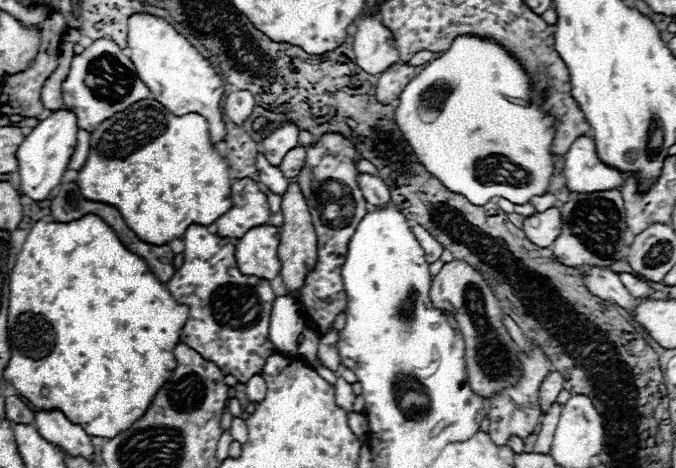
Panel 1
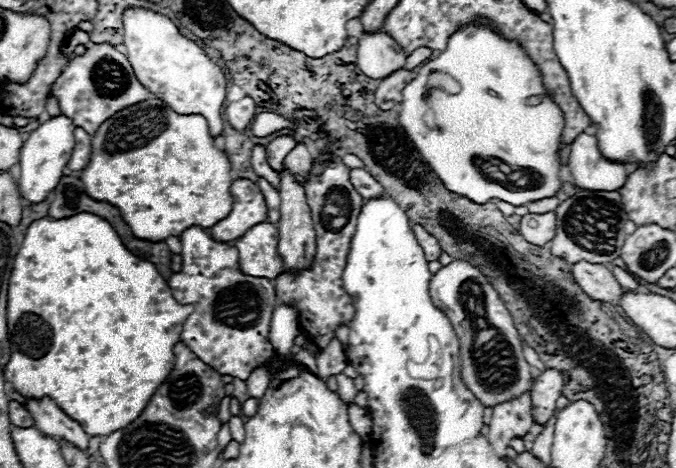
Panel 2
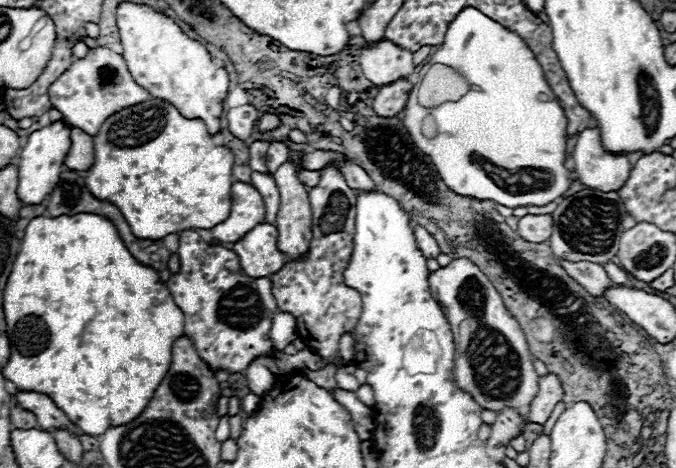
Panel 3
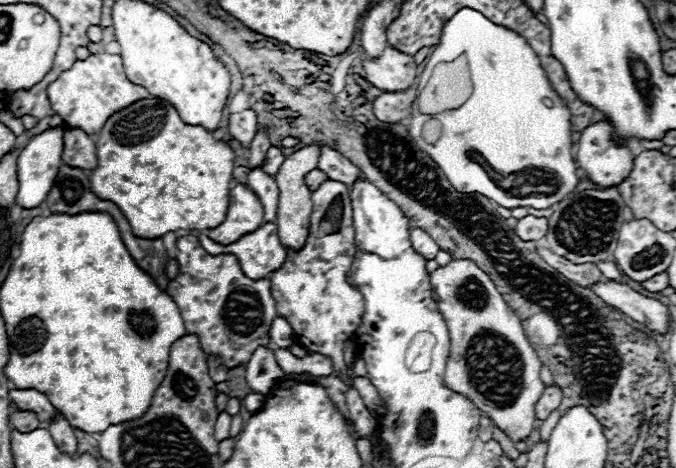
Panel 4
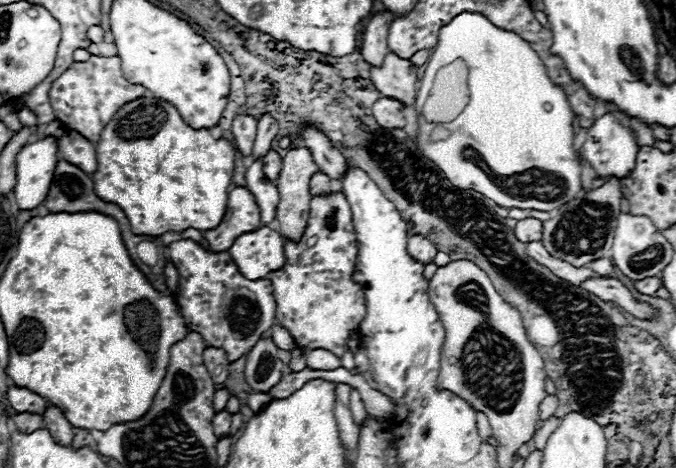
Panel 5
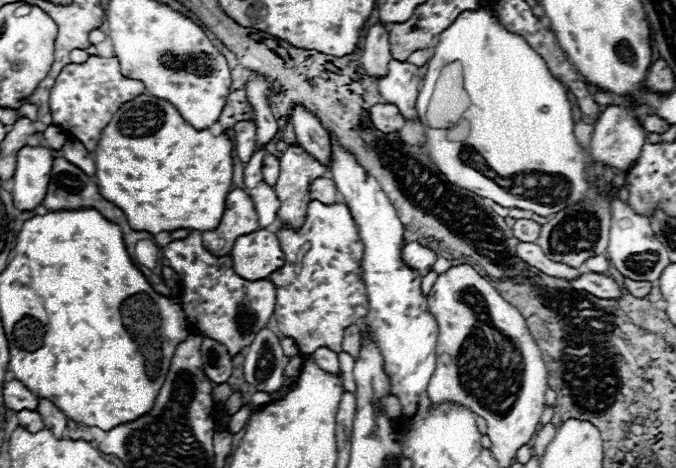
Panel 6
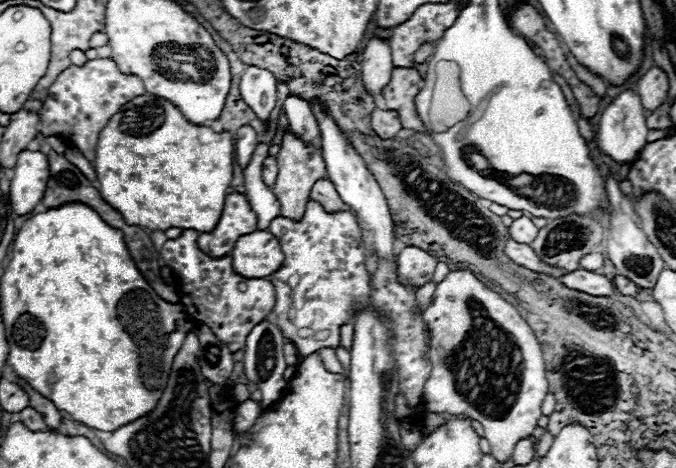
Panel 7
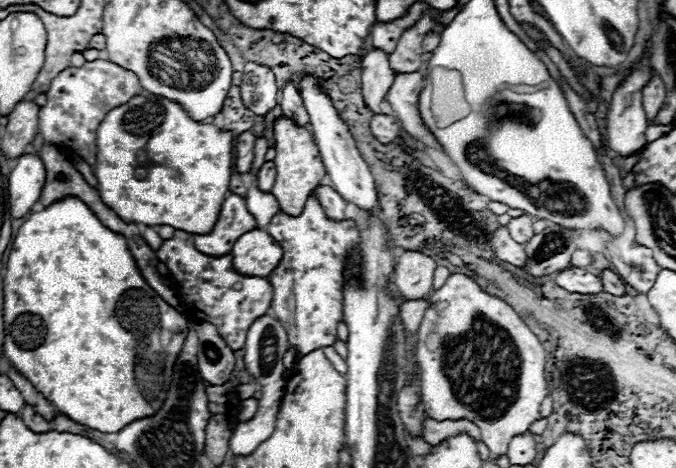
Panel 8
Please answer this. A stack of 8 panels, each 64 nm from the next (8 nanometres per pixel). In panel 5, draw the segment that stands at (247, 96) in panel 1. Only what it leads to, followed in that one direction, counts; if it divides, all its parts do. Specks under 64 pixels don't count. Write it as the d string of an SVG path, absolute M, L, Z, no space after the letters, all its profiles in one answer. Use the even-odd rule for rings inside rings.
M238 114L232 120L230 130L234 134L234 144L244 156L248 156L252 152L252 142L254 142L254 136L256 136L256 124L258 124L258 120L250 114Z

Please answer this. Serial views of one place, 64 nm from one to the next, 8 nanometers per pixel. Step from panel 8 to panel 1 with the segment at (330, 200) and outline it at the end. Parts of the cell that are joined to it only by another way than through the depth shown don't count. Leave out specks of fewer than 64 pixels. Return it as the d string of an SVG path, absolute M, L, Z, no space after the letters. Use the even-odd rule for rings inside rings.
M296 146L284 156L284 162L280 162L280 170L284 172L286 178L298 176L298 172L302 170L302 164L304 164L304 152L306 150L302 146Z

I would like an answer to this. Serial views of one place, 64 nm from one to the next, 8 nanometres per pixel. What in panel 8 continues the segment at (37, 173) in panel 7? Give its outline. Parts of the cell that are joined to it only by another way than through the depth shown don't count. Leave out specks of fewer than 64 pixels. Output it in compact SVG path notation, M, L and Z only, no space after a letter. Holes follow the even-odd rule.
M22 154L8 176L10 214L20 218L38 202L46 182L46 168L38 154Z

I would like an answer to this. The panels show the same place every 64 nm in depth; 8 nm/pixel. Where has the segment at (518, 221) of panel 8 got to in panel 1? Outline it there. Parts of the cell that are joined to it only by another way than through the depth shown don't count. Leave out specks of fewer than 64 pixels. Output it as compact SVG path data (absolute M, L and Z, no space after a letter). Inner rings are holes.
M554 206L554 208L548 208L544 212L538 212L530 218L526 218L522 230L526 232L526 238L530 242L534 242L536 246L540 246L540 248L550 246L562 232L560 210Z

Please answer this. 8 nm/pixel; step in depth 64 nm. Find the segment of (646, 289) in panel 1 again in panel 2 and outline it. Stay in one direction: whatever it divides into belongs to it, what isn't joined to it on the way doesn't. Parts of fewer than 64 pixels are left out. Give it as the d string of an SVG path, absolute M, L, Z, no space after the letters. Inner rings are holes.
M610 266L610 270L614 272L616 280L620 282L620 286L622 286L624 290L628 290L628 292L640 292L640 284L636 282L636 278L634 278L632 274L628 274L626 270L622 270L622 268L618 268L618 266Z

